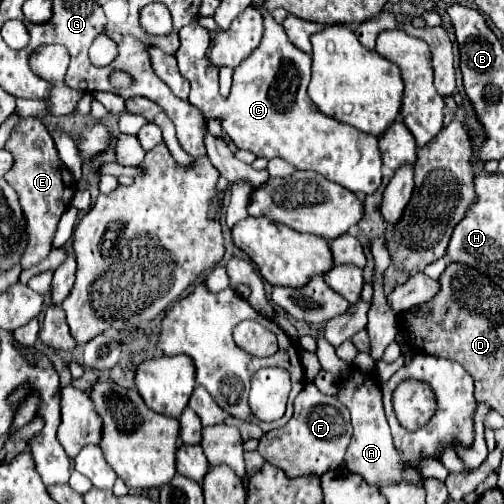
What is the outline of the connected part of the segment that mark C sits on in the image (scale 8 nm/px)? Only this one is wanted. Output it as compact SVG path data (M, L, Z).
M258 7L258 11L264 17L262 41L242 61L242 65L236 67L228 99L219 93L219 70L214 69L206 57L212 41L210 33L200 25L186 25L180 29L180 47L176 51L176 59L178 69L192 87L188 101L208 119L220 119L222 129L238 149L252 151L256 157L266 159L280 157L294 169L312 169L324 175L328 181L344 185L352 193L372 195L382 181L378 139L360 133L350 125L324 117L316 105L312 105L306 93L312 57L288 41L284 29L266 9Z

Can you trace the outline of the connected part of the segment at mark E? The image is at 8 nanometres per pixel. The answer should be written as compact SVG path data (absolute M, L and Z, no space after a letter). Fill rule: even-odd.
M35 116L21 119L20 123L12 129L10 139L6 141L6 149L12 153L14 165L4 175L4 179L8 181L8 185L12 185L16 189L16 193L20 197L20 205L24 209L26 223L30 227L28 233L32 237L28 249L24 251L22 269L30 269L32 265L38 265L42 259L48 257L60 215L66 211L66 207L70 205L74 191L76 191L76 181L74 181L72 173L58 159L50 133L46 131L42 121L34 127L35 119ZM26 125L30 125L30 127L26 127Z

